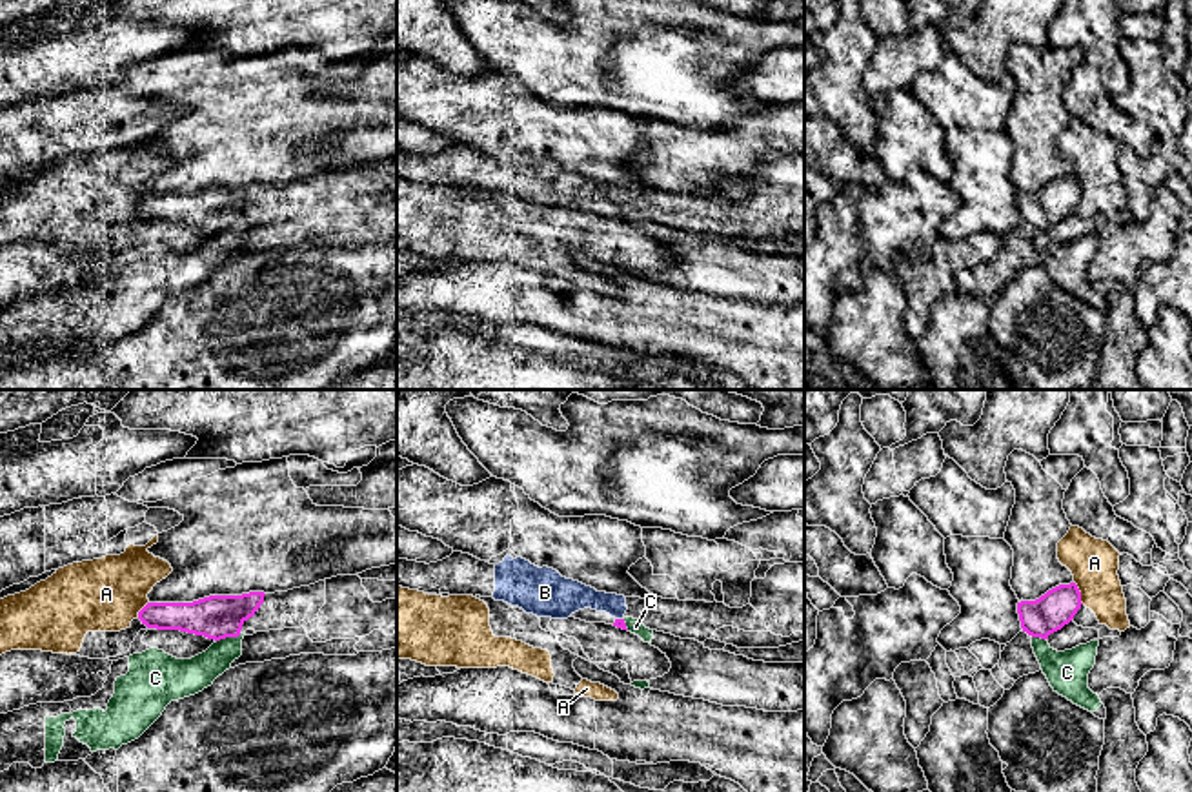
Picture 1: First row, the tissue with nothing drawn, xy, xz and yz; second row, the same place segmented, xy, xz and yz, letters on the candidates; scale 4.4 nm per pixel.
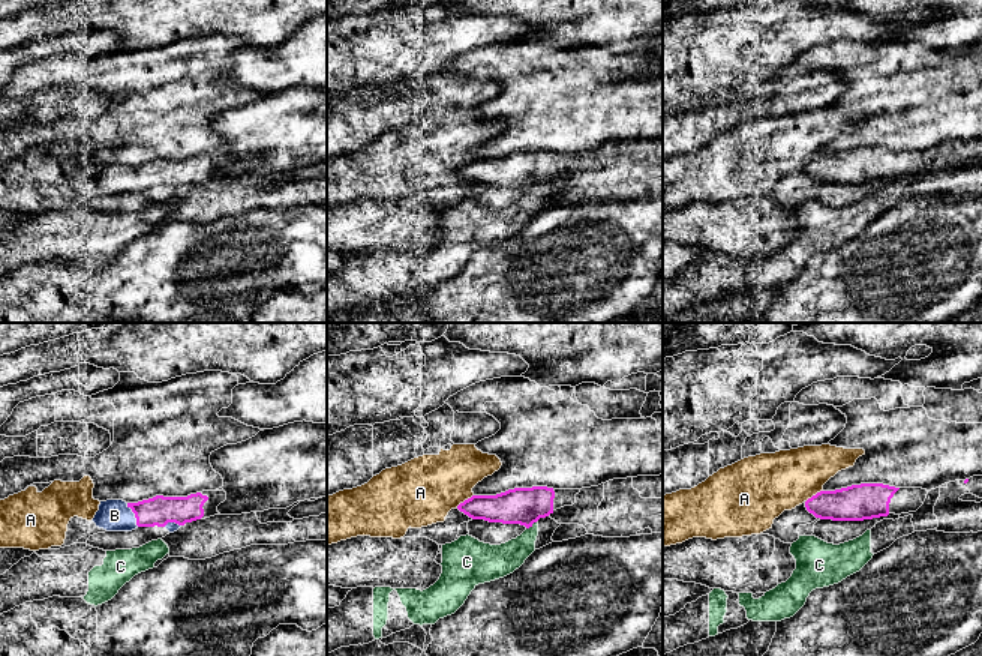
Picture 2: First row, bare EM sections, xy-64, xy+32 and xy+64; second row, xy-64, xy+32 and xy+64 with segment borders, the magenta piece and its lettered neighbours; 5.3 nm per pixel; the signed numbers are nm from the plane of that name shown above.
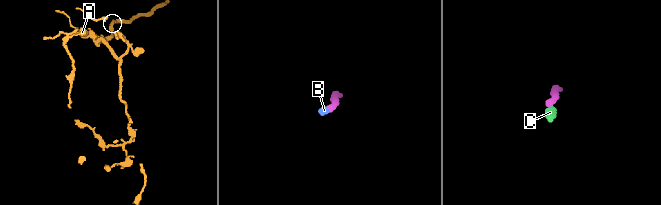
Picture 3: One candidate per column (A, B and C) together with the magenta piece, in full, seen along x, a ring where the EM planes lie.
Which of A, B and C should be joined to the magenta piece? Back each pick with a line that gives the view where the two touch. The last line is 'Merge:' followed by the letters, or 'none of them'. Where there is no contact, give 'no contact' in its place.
B: contact in xz
Merge: B

